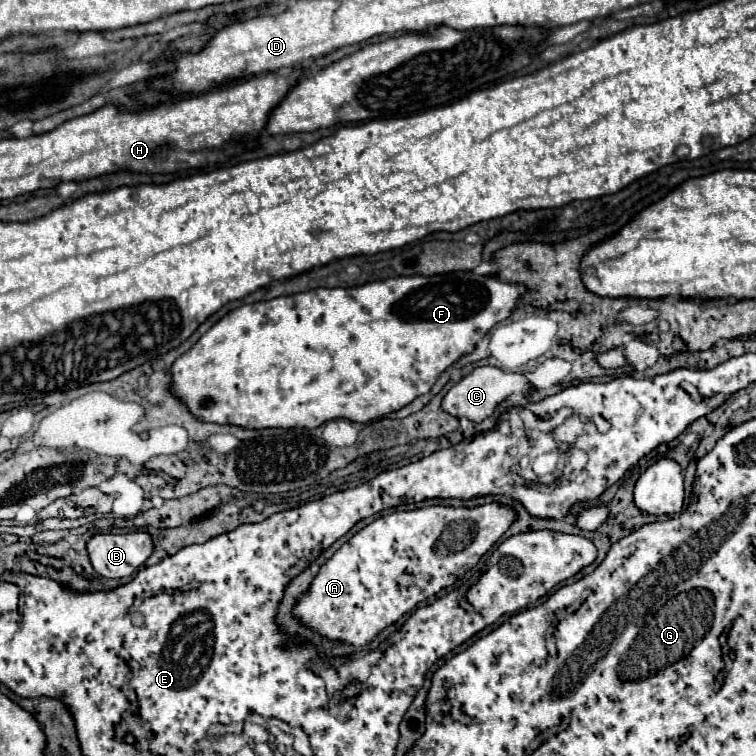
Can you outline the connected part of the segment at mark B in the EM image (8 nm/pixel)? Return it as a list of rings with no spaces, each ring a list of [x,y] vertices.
[[[98,533],[88,541],[90,563],[96,573],[108,579],[132,575],[154,551],[148,533]]]

